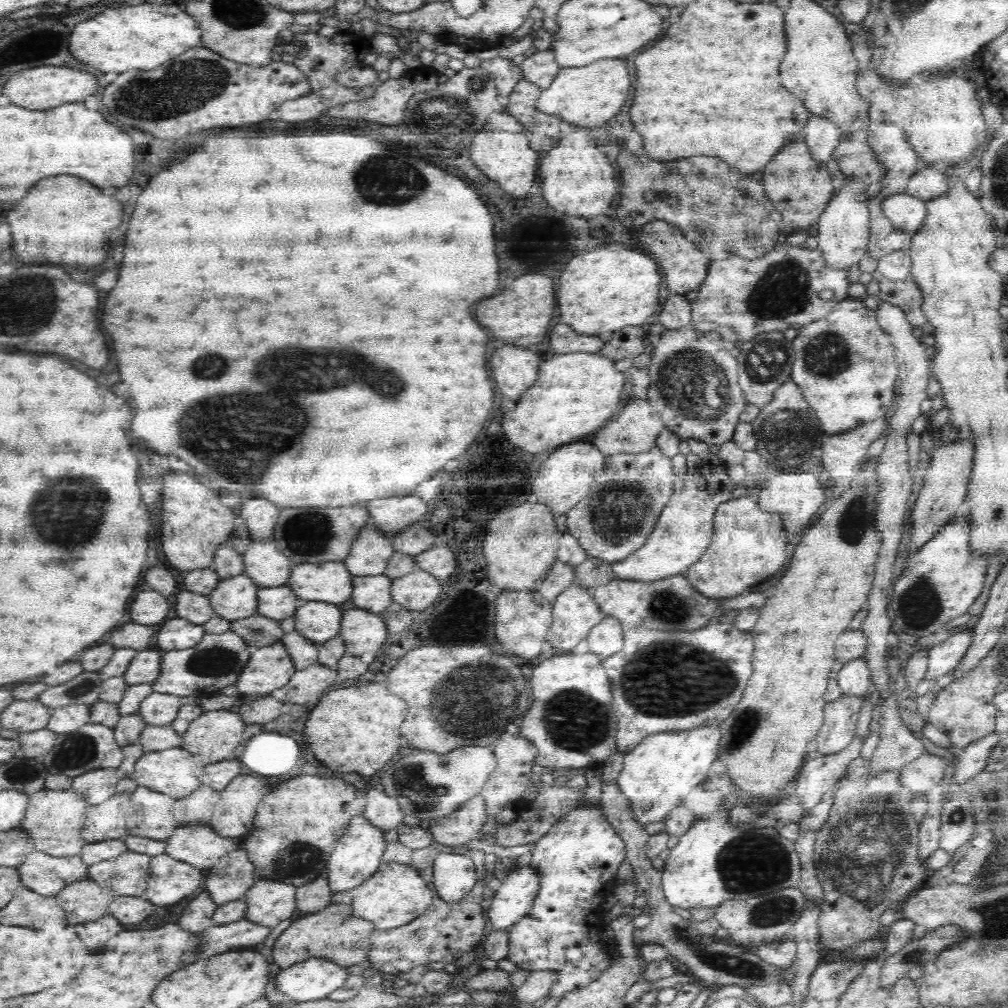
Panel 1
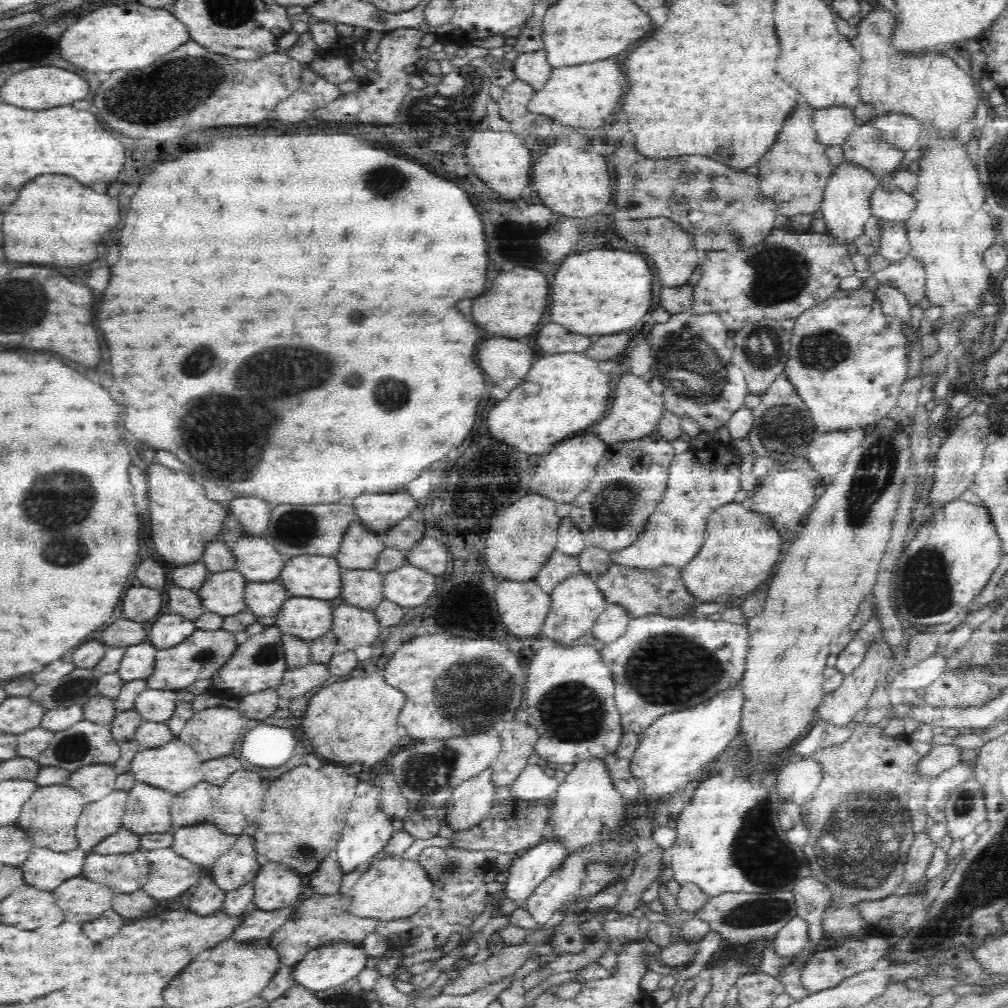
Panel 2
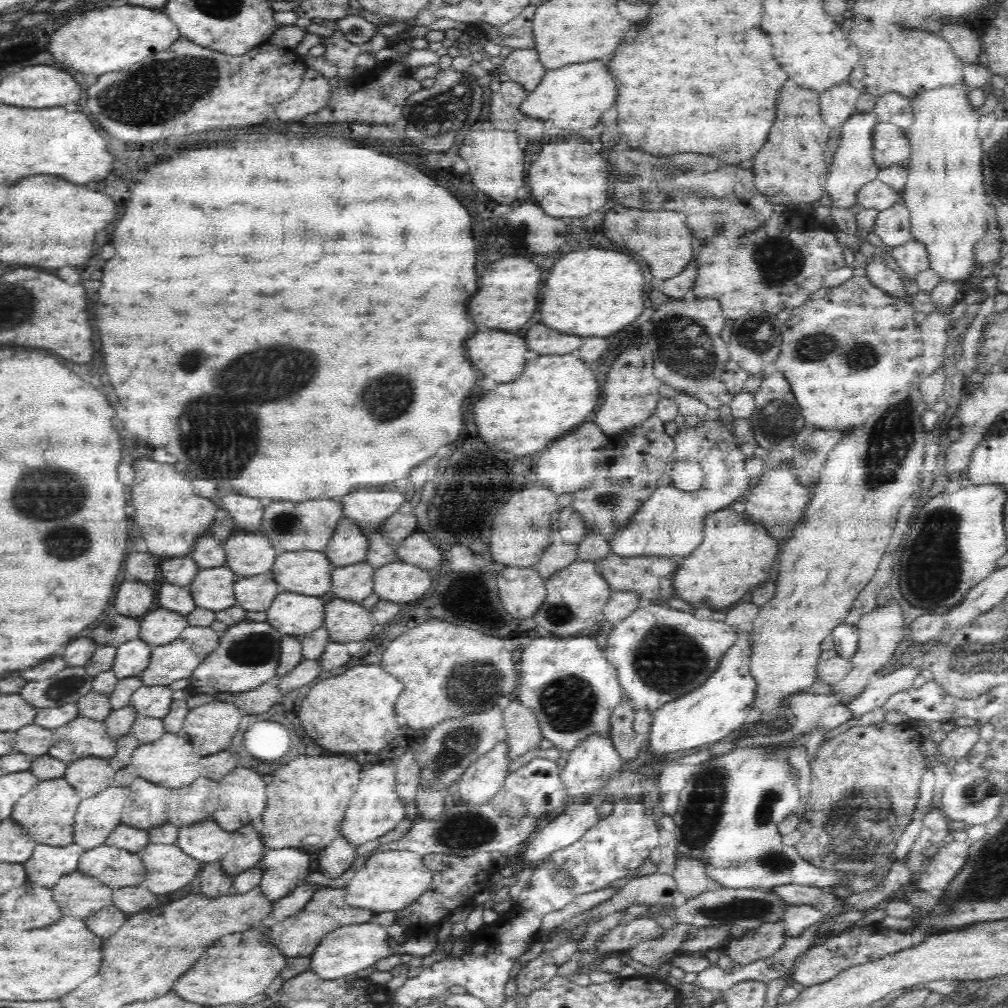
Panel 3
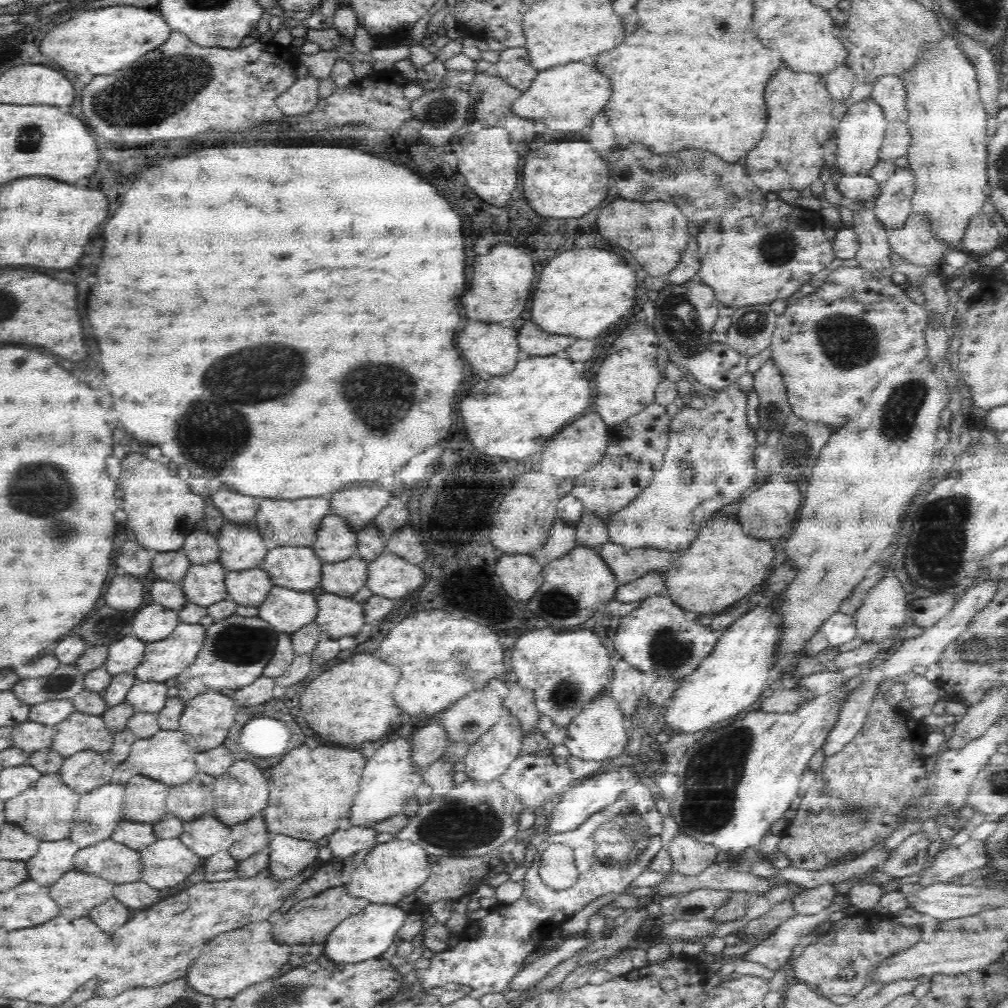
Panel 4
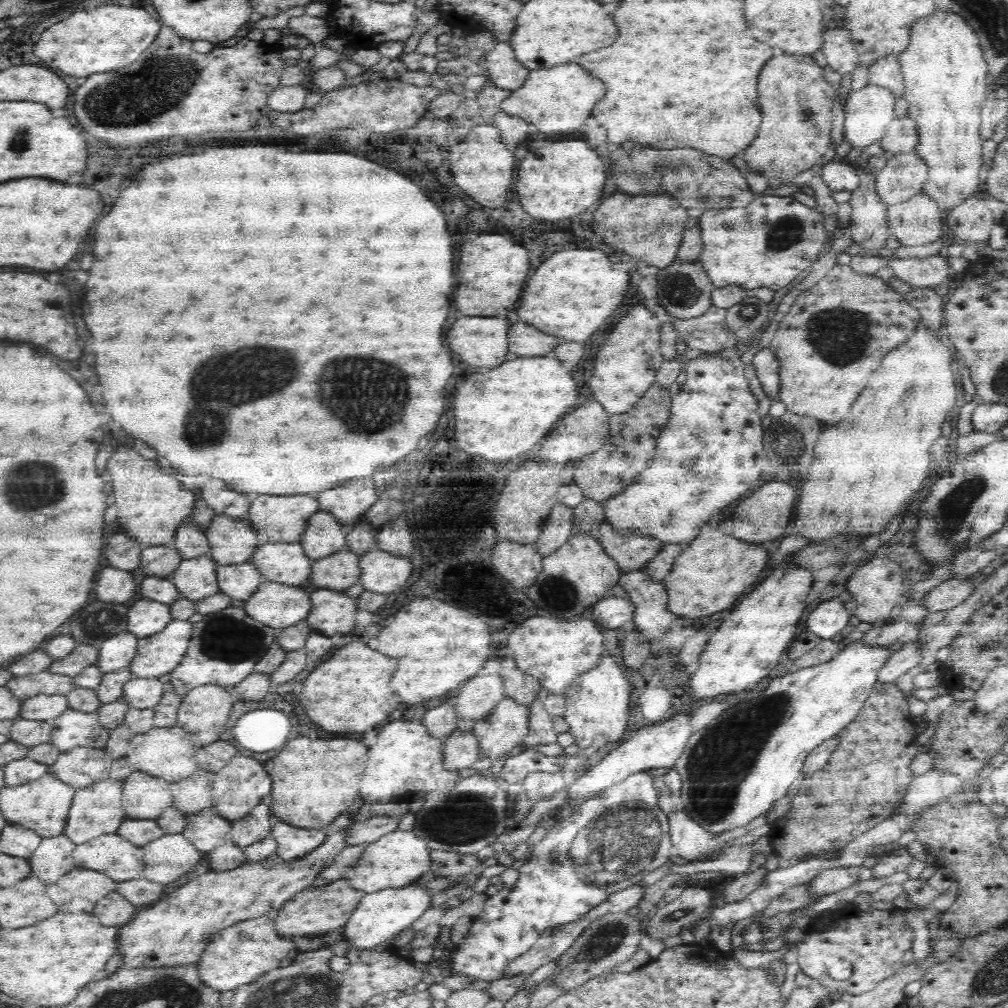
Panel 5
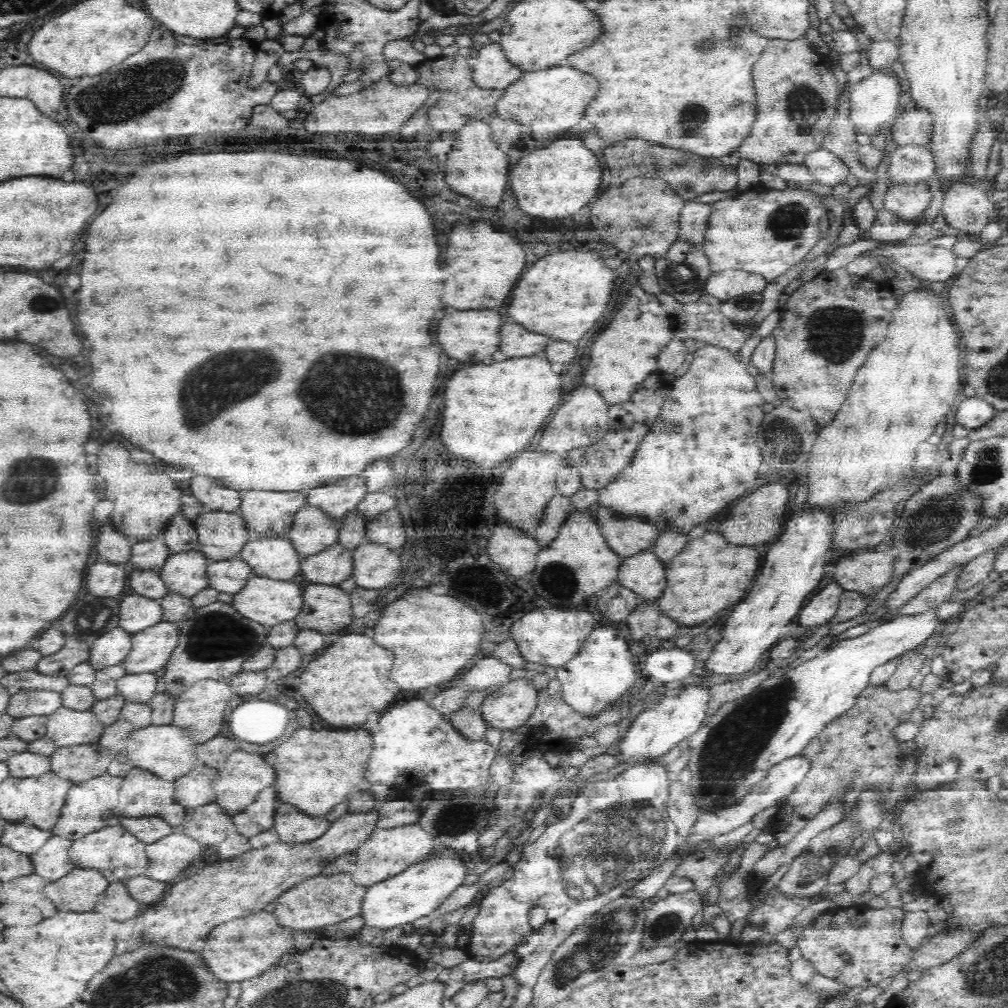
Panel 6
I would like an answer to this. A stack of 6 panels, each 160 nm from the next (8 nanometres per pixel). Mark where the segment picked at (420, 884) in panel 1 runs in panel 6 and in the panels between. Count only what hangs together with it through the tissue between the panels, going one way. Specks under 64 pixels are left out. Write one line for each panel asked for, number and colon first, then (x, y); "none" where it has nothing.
2: (391, 888)
3: (389, 881)
4: (391, 870)
5: (397, 858)
6: (389, 851)

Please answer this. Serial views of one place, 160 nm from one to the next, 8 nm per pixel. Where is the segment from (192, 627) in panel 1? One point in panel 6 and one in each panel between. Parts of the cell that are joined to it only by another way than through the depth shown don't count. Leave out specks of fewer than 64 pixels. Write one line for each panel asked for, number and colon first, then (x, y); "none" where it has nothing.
2: (169, 628)
3: (161, 626)
4: (152, 622)
5: (146, 616)
6: (137, 612)

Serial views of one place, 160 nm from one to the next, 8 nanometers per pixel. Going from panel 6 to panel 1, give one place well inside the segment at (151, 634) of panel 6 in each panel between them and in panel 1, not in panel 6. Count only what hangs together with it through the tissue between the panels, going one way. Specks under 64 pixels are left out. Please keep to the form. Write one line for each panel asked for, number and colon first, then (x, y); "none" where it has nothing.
1: (212, 663)
2: (198, 655)
3: (168, 662)
4: (162, 659)
5: (157, 654)

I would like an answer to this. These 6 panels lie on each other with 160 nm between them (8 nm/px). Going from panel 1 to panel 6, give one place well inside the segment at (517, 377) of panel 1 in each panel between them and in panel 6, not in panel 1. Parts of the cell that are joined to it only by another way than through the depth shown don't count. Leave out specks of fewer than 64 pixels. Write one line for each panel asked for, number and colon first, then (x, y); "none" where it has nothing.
2: (506, 361)
3: (498, 354)
4: (490, 347)
5: (479, 340)
6: (470, 335)

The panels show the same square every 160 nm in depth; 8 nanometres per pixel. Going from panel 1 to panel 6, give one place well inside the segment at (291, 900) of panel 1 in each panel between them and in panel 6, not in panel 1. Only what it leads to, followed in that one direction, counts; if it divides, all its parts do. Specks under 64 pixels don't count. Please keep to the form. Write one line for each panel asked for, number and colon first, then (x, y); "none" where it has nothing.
2: (277, 885)
3: (283, 868)
4: (288, 855)
5: (292, 841)
6: (292, 824)

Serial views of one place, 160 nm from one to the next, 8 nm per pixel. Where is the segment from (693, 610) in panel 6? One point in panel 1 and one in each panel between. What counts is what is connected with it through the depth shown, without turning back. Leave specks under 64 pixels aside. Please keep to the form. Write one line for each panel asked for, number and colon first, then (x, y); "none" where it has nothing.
1: (748, 545)
2: (740, 550)
3: (735, 555)
4: (721, 566)
5: (715, 570)

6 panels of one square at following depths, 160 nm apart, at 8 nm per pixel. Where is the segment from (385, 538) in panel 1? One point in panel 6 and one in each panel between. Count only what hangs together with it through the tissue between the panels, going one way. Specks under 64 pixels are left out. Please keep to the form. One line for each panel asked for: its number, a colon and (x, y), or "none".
2: (359, 547)
3: (347, 545)
4: (335, 540)
5: (323, 534)
6: (311, 529)

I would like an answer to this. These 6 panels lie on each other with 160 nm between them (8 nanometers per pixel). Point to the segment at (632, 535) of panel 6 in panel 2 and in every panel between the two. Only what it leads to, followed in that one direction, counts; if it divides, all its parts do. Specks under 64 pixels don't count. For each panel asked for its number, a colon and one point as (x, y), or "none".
2: (641, 590)
3: (651, 576)
4: (628, 563)
5: (632, 548)

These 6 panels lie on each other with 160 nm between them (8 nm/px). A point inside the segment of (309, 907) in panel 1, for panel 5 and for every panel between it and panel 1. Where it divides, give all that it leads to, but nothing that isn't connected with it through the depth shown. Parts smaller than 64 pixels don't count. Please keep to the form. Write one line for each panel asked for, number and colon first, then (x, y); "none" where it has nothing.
2: (329, 875)
3: (337, 857)
4: (346, 842)
5: (370, 830)

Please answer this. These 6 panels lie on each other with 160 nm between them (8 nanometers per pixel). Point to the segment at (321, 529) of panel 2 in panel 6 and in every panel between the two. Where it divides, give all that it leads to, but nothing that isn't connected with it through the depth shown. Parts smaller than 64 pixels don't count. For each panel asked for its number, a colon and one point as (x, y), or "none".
3: (306, 525)
4: (280, 521)
5: (275, 517)
6: (264, 512)

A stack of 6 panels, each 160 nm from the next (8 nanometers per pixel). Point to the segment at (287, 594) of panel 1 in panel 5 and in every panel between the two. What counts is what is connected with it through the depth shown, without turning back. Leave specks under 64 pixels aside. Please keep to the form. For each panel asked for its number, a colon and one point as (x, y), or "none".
2: (263, 598)
3: (255, 592)
4: (248, 587)
5: (239, 581)

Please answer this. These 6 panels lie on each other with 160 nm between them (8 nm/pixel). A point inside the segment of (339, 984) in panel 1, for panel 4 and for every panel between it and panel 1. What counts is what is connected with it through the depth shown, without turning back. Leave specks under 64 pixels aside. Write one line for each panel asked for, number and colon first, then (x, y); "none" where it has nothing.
2: (336, 962)
3: (348, 950)
4: (370, 932)

